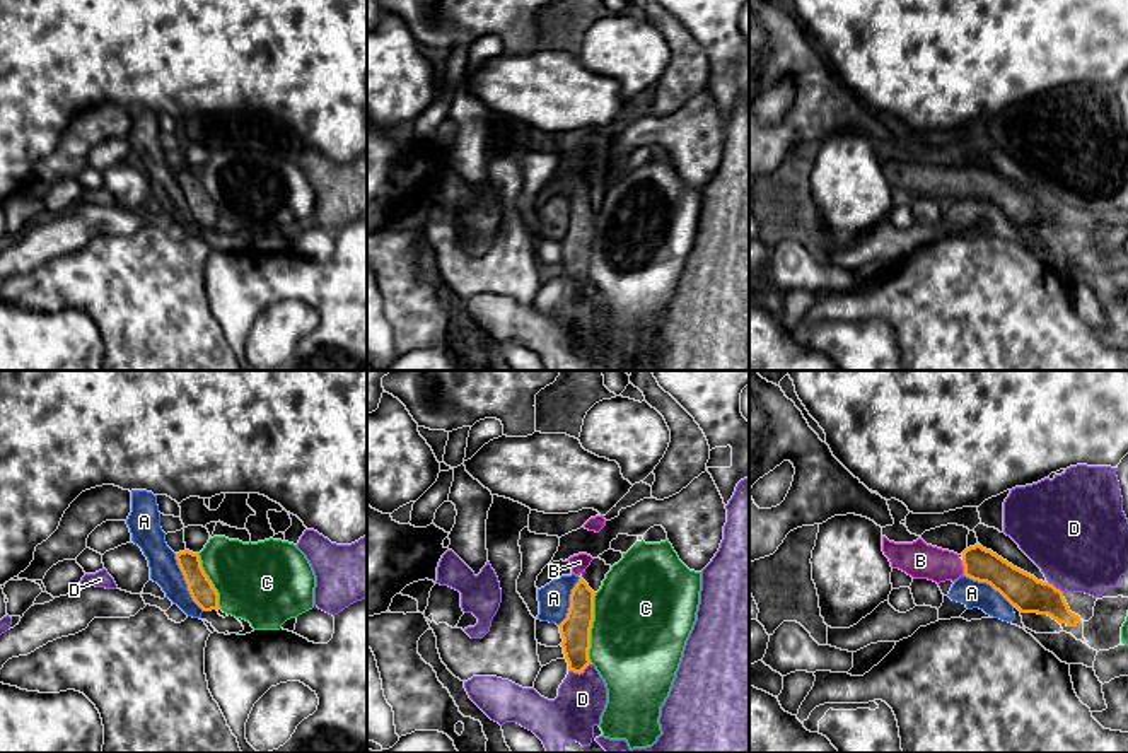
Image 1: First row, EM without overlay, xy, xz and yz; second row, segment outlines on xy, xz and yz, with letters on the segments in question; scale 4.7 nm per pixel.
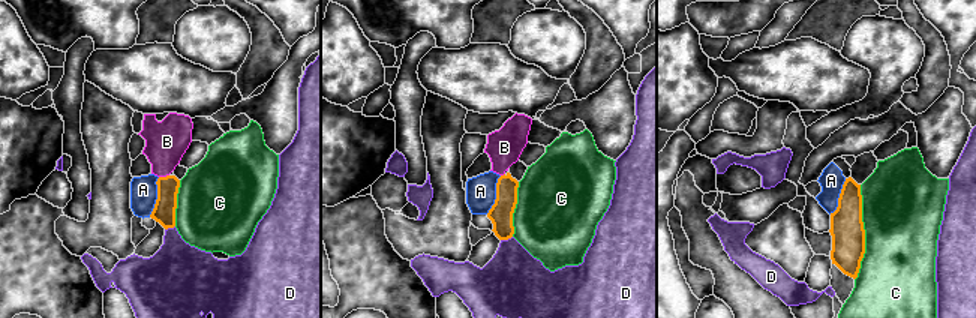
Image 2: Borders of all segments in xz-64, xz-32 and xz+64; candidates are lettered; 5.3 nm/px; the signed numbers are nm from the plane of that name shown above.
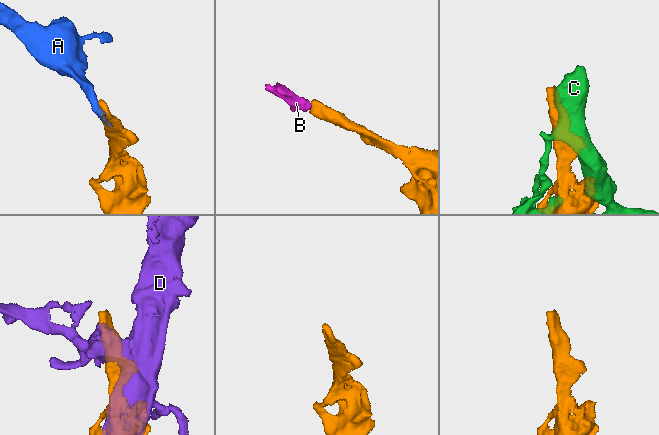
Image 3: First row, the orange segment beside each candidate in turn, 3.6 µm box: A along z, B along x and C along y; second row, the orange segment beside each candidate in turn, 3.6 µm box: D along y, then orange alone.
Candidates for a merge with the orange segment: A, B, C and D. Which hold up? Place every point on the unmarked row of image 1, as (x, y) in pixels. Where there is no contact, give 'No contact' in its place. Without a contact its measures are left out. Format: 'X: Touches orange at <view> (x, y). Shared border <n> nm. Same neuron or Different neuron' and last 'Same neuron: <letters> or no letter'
A: Touches orange at xy (186, 200). Shared border 300 nm. Different neuron
B: Touches orange at yz (965, 185). Shared border 70 nm. Same neuron
C: Touches orange at xz (591, 245). Shared border 340 nm. Different neuron
D: Touches orange at xz (579, 291). Shared border 120 nm. Different neuron
Same neuron: B

